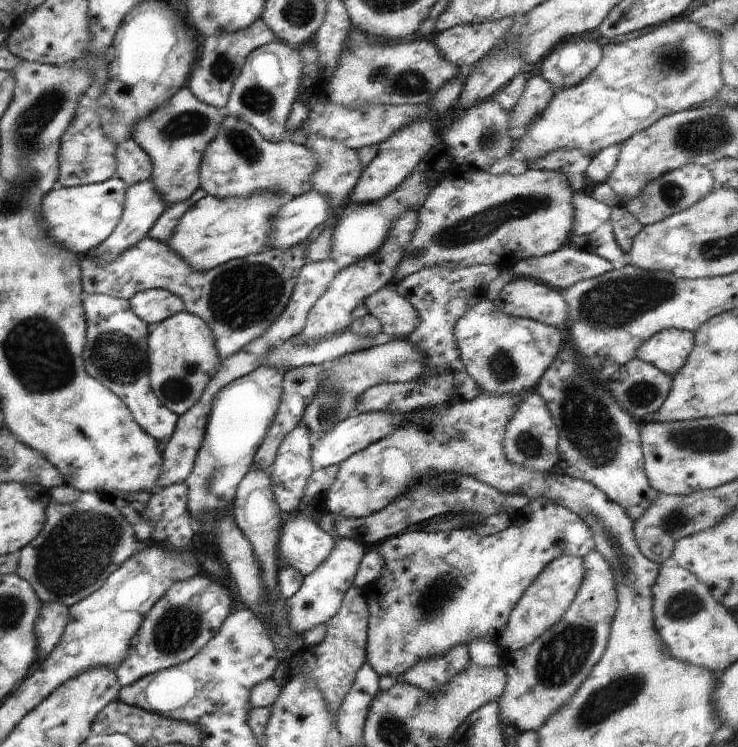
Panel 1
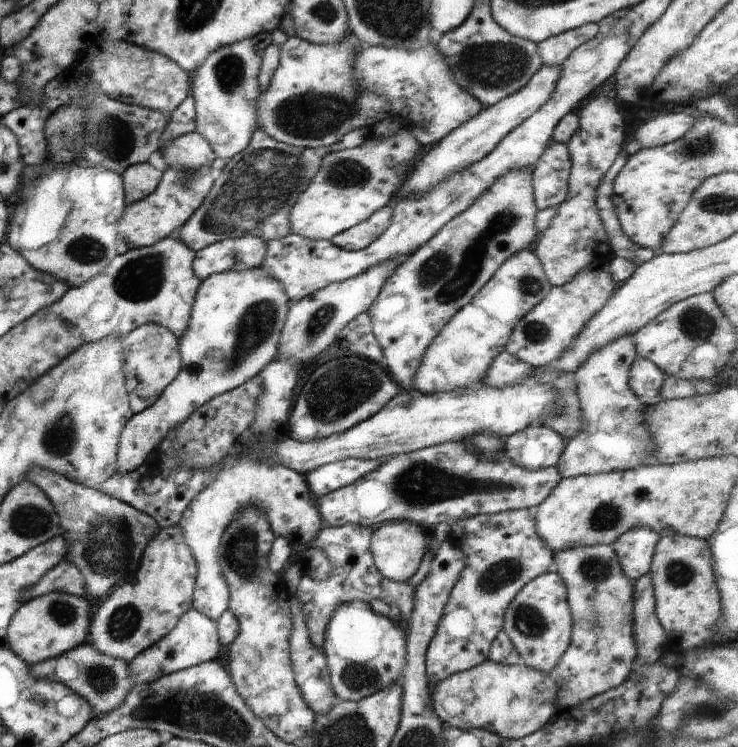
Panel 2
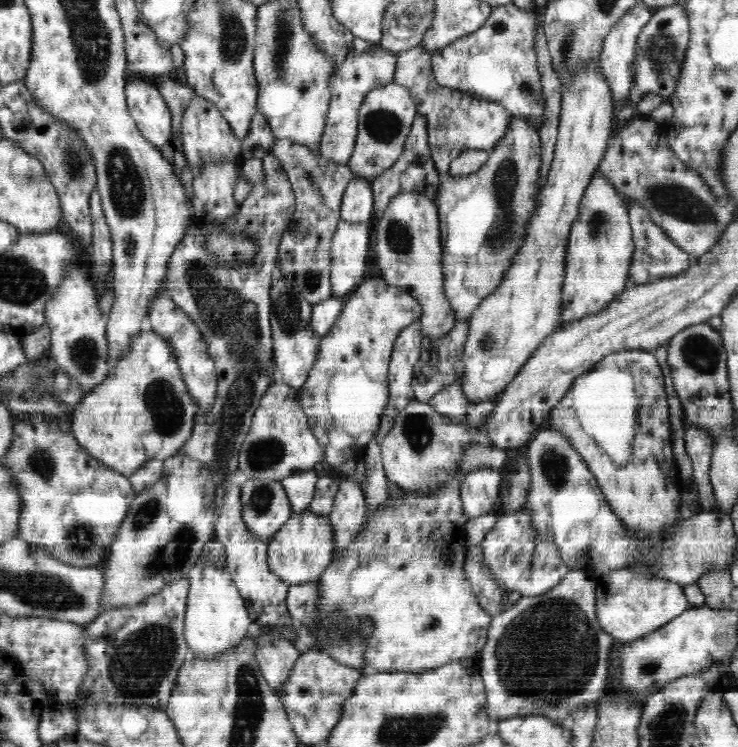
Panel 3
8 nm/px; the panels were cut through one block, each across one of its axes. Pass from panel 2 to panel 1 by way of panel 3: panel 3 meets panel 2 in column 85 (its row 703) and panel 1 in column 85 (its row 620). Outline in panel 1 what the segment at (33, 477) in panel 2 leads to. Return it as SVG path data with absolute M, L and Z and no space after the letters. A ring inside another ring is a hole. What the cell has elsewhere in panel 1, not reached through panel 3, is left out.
M79 491L77 501L59 503L51 500L48 503L42 530L18 551L19 563L15 574L30 584L42 603L60 601L71 607L96 592L123 562L139 551L142 543L137 528L126 521L120 508L104 500L98 492Z

